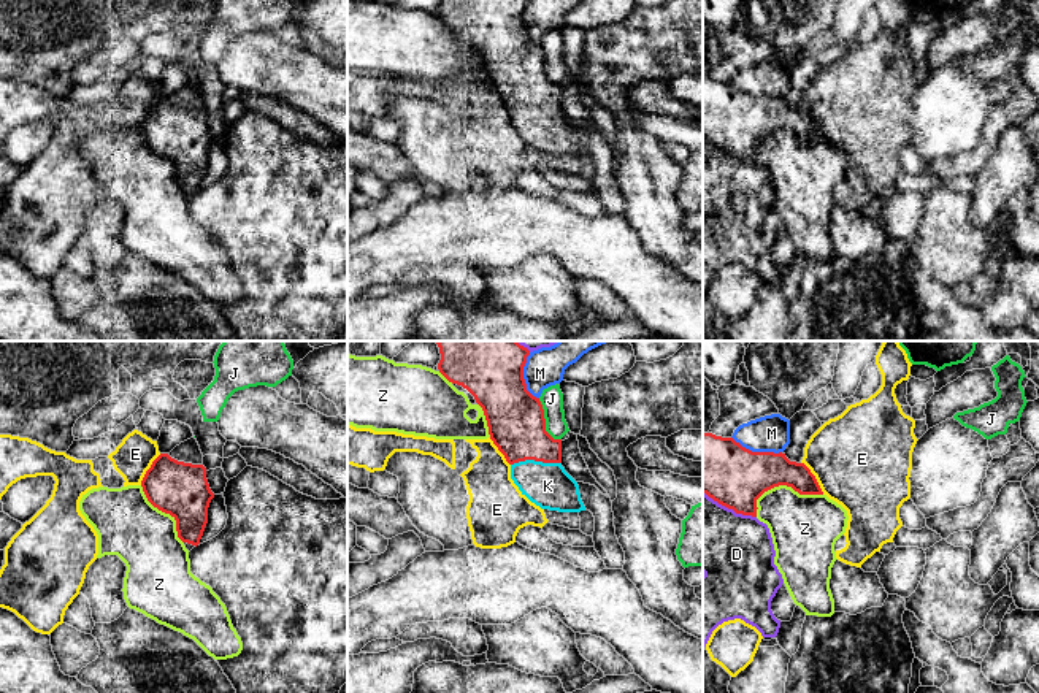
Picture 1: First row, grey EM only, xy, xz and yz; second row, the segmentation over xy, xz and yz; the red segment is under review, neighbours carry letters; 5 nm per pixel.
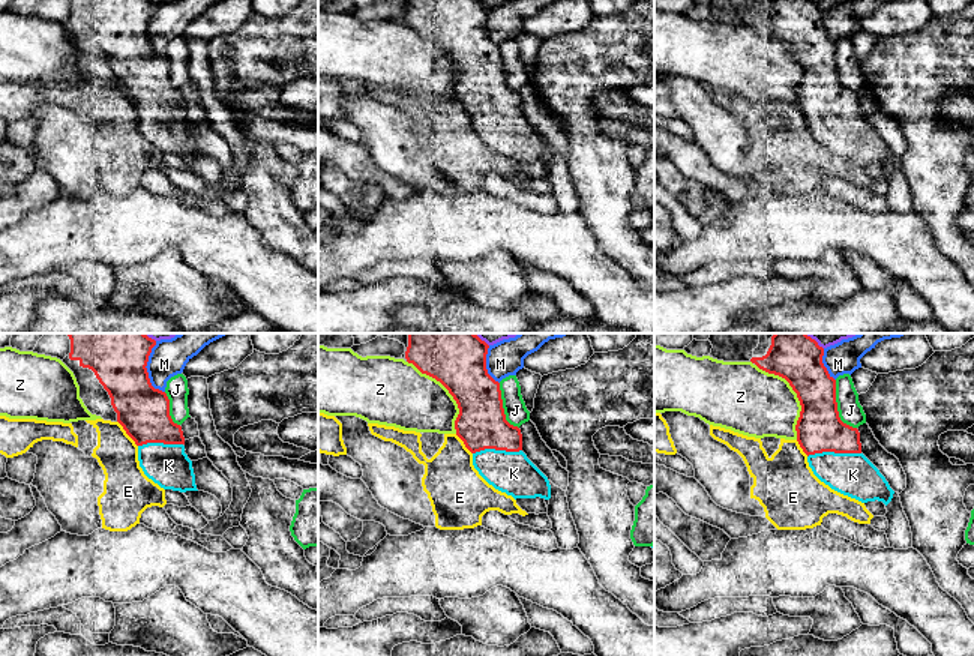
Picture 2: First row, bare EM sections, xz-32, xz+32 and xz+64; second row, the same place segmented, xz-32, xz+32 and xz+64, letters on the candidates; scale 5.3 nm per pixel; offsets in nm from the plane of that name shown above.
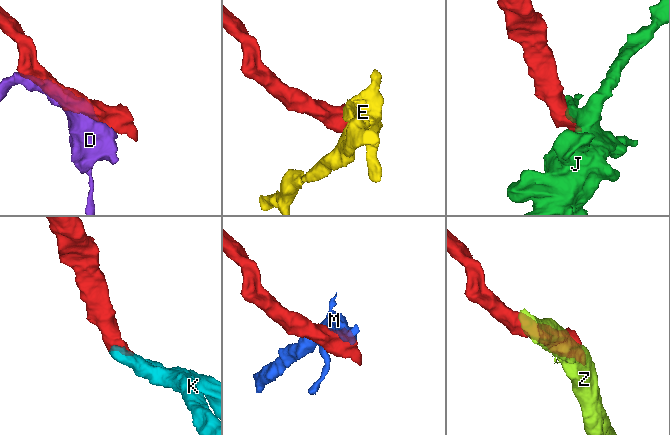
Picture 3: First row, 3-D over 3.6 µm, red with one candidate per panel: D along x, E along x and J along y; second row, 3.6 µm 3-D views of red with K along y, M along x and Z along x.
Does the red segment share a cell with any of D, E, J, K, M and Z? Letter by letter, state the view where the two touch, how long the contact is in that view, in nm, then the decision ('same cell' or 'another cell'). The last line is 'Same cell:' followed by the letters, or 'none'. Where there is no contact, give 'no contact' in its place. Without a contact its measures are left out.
D: contact in yz; length 300 nm; another cell
E: contact in yz; length 200 nm; another cell
J: contact in xz; length 240 nm; another cell
K: contact in xz; length 260 nm; same cell
M: contact in yz; length 260 nm; another cell
Z: contact in yz; length 360 nm; another cell
Same cell: K

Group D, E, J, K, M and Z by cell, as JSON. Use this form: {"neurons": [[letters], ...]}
{"neurons": [["D"], ["E"], ["J"], ["K"], ["M"], ["Z"]]}

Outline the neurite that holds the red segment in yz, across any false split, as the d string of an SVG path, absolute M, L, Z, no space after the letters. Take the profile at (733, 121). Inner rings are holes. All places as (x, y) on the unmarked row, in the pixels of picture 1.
M703 78L703 138L736 159L757 162L757 144L768 135L787 130L799 140L823 140L804 108L790 106L779 97L752 97L733 82Z

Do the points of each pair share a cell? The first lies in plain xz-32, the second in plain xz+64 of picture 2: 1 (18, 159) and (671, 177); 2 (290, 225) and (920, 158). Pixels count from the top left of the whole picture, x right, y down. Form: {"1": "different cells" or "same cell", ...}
{"1": "different cells", "2": "same cell"}

